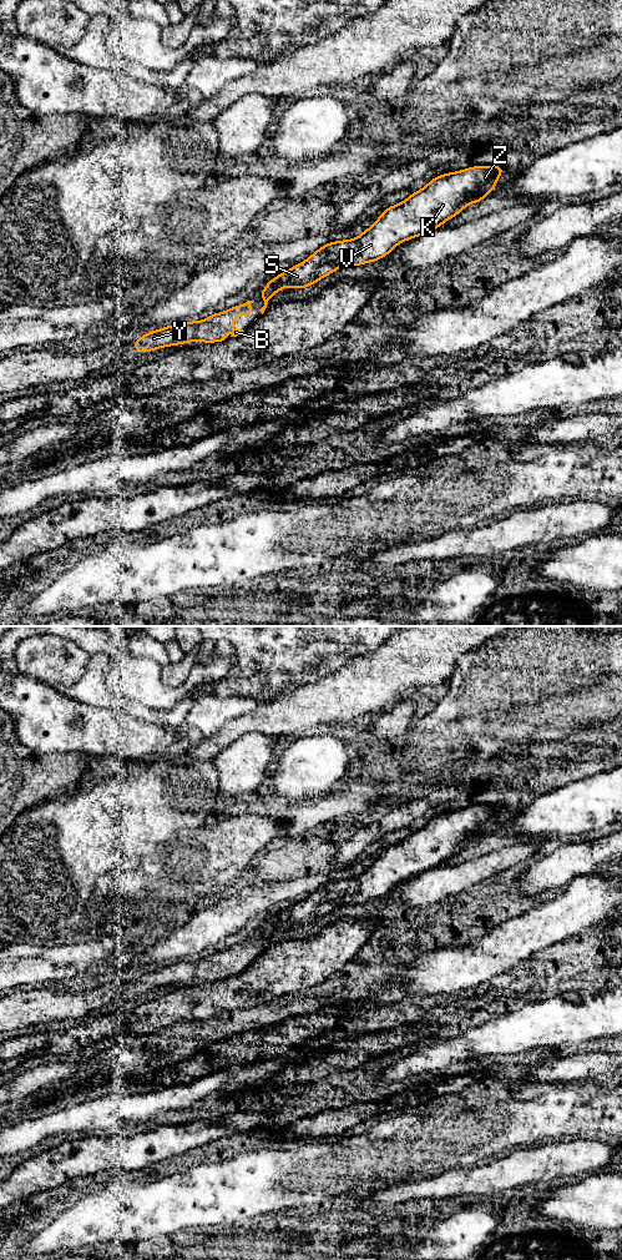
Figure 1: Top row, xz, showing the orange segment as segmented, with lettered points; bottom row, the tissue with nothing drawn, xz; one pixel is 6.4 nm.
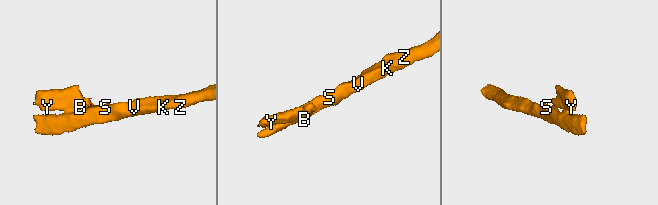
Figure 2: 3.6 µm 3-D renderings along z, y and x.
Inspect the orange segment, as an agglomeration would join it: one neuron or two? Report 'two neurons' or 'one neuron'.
two neurons

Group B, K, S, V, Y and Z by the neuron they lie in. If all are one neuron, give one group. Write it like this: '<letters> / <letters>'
B Y / K S V Z

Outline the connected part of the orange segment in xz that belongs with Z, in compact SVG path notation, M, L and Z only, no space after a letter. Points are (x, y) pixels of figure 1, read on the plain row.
M474 805L435 816L423 828L414 831L405 840L386 847L375 862L356 877L330 881L320 886L304 901L280 912L277 917L268 918L263 923L267 927L261 929L261 936L273 936L275 931L284 926L305 927L340 906L364 903L385 896L399 882L439 867L445 860L460 852L466 843L484 838L496 826L497 816L502 811L505 811L502 805Z

